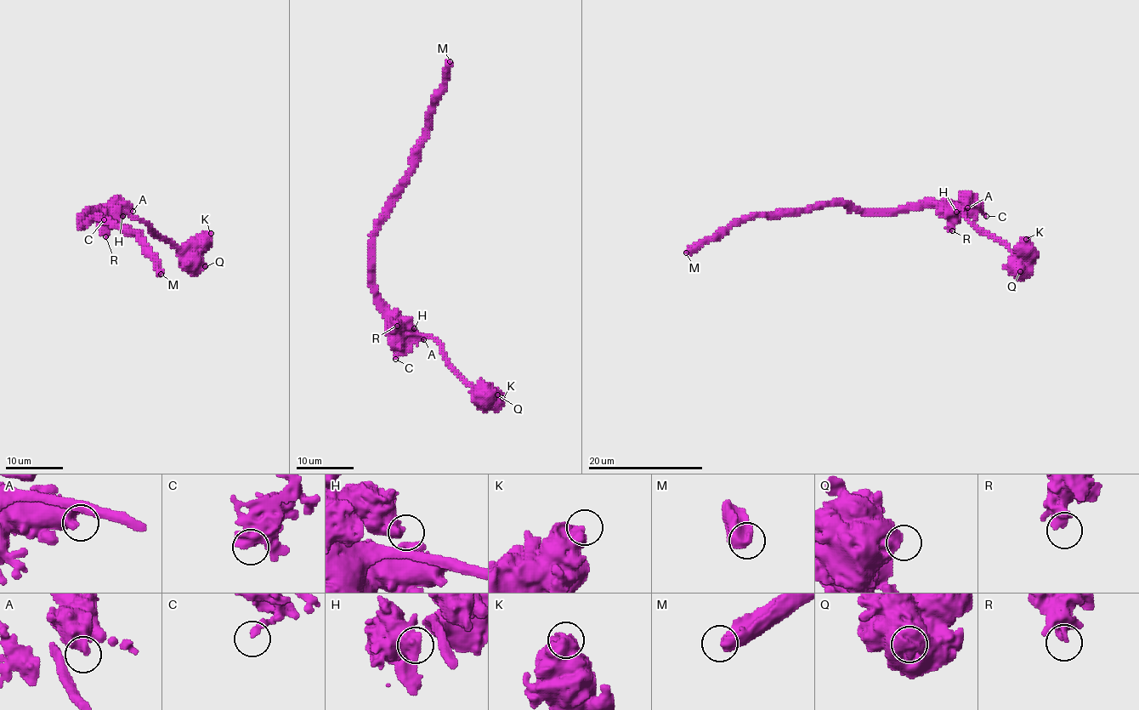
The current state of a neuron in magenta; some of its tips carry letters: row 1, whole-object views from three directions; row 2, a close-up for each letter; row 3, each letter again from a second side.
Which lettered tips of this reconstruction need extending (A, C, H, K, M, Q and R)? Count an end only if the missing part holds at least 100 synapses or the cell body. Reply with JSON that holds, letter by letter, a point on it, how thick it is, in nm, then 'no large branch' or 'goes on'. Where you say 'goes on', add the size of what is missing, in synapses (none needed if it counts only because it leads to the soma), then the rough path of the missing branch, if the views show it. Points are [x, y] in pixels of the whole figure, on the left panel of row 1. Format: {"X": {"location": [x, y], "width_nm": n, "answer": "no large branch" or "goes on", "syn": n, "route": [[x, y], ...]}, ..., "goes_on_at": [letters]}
{"A": {"location": [133, 211], "width_nm": 480, "answer": "no large branch"}, "C": {"location": [104, 219], "width_nm": 240, "answer": "no large branch"}, "H": {"location": [122, 216], "width_nm": 700, "answer": "no large branch"}, "K": {"location": [211, 233], "width_nm": 650, "answer": "no large branch"}, "M": {"location": [161, 274], "width_nm": 550, "answer": "goes on", "syn": 250, "route": [[161, 274], [160, 292], [167, 303], [195, 313], [221, 332], [259, 351], [272, 366], [275, 376], [272, 380]]}, "Q": {"location": [205, 266], "width_nm": 750, "answer": "no large branch"}, "R": {"location": [105, 236], "width_nm": 440, "answer": "no large branch"}, "goes_on_at": ["M"]}

